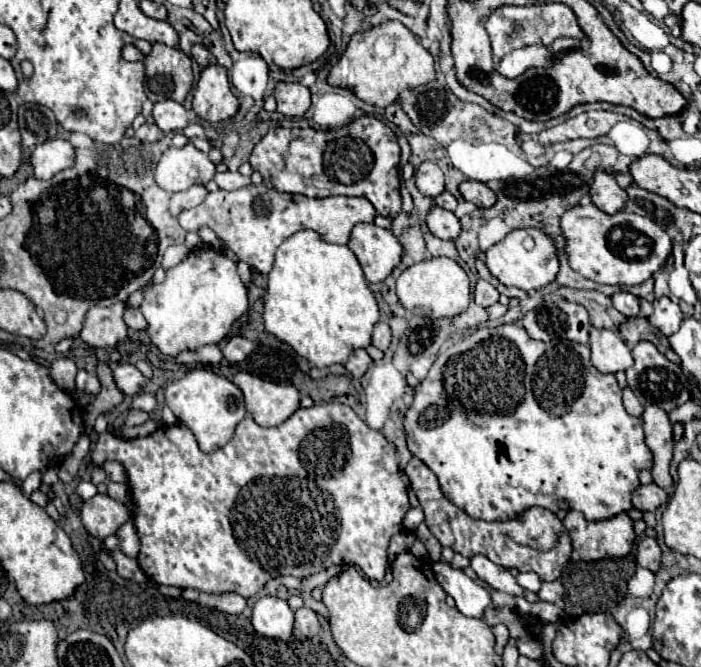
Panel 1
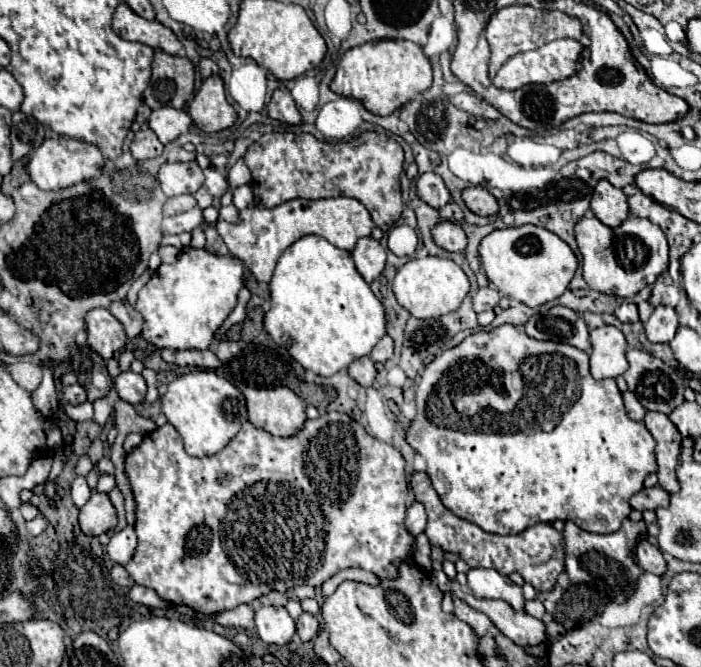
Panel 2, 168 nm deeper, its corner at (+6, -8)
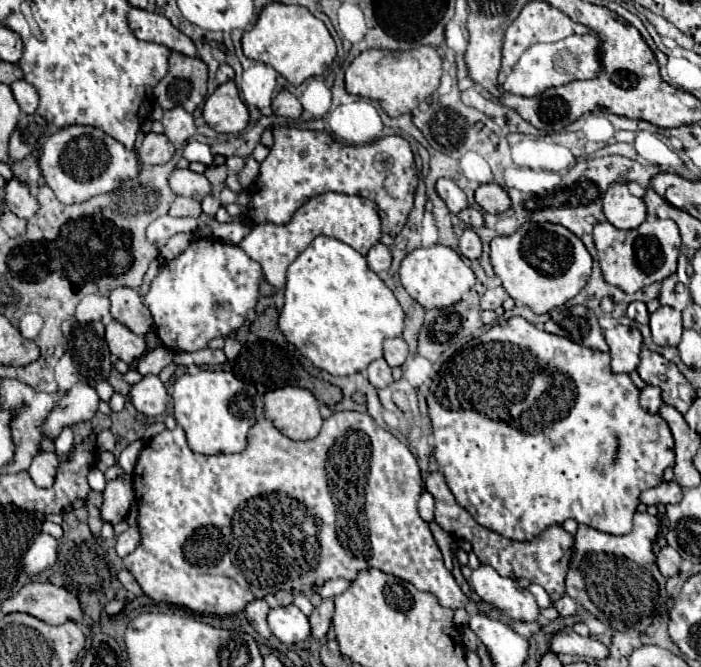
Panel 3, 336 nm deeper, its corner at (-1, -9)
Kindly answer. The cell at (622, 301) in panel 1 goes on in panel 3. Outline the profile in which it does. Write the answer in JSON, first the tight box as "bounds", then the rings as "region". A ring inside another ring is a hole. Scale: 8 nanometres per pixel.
{"bounds":[626,301,650,324],"region":[[[638,301],[629,304],[626,316],[640,324],[648,324],[650,319],[646,304]]]}

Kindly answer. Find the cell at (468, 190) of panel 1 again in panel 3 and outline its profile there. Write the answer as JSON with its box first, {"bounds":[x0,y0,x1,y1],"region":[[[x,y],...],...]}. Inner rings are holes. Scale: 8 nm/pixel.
{"bounds":[475,183,511,215],"region":[[[497,183],[481,185],[475,191],[475,201],[479,203],[481,209],[485,209],[487,213],[493,213],[493,215],[505,213],[511,207],[511,199],[509,199],[507,191]]]}

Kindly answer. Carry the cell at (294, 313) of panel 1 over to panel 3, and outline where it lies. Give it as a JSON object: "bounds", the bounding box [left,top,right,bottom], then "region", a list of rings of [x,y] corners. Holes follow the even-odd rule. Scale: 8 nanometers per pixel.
{"bounds":[279,237,405,375],"region":[[[317,237],[309,247],[289,265],[285,305],[279,315],[279,329],[287,341],[293,343],[315,367],[329,371],[331,375],[353,375],[365,371],[371,361],[383,357],[383,341],[387,337],[401,337],[405,325],[405,313],[397,303],[393,291],[369,269],[367,259],[353,247],[333,237]]]}

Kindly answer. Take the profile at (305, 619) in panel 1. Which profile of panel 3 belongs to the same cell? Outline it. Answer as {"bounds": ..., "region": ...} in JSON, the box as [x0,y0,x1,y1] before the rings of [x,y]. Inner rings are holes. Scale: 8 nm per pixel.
{"bounds":[309,599,333,641],"region":[[[323,599],[321,605],[313,609],[309,621],[311,621],[313,637],[319,641],[325,641],[325,635],[331,627],[331,621],[333,621],[333,599]]]}

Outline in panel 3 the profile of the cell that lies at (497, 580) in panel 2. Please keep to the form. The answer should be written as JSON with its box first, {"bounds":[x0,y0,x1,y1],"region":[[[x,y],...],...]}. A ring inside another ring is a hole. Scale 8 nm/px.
{"bounds":[471,565,539,623],"region":[[[479,565],[471,573],[471,587],[479,595],[481,601],[501,609],[507,619],[533,623],[539,619],[539,605],[535,597],[521,589],[515,579],[501,577],[493,567]]]}

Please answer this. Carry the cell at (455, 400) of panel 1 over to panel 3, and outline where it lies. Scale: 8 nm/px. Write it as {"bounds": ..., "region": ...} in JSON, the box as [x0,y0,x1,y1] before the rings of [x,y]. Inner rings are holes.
{"bounds":[427,317,675,541],"region":[[[511,317],[493,325],[483,335],[471,339],[465,347],[461,347],[441,369],[441,373],[433,379],[431,391],[427,395],[429,417],[433,423],[433,437],[437,449],[437,463],[441,473],[447,477],[449,489],[461,507],[465,507],[471,517],[507,539],[513,541],[531,541],[543,529],[551,525],[563,525],[565,519],[575,519],[577,523],[589,525],[603,533],[611,535],[627,535],[631,531],[631,519],[639,505],[639,495],[643,489],[657,487],[663,481],[663,471],[675,463],[673,451],[673,435],[661,415],[649,415],[639,405],[639,389],[633,385],[627,373],[613,373],[609,367],[609,353],[599,353],[595,349],[583,347],[571,339],[547,333],[537,329],[523,317]]]}

